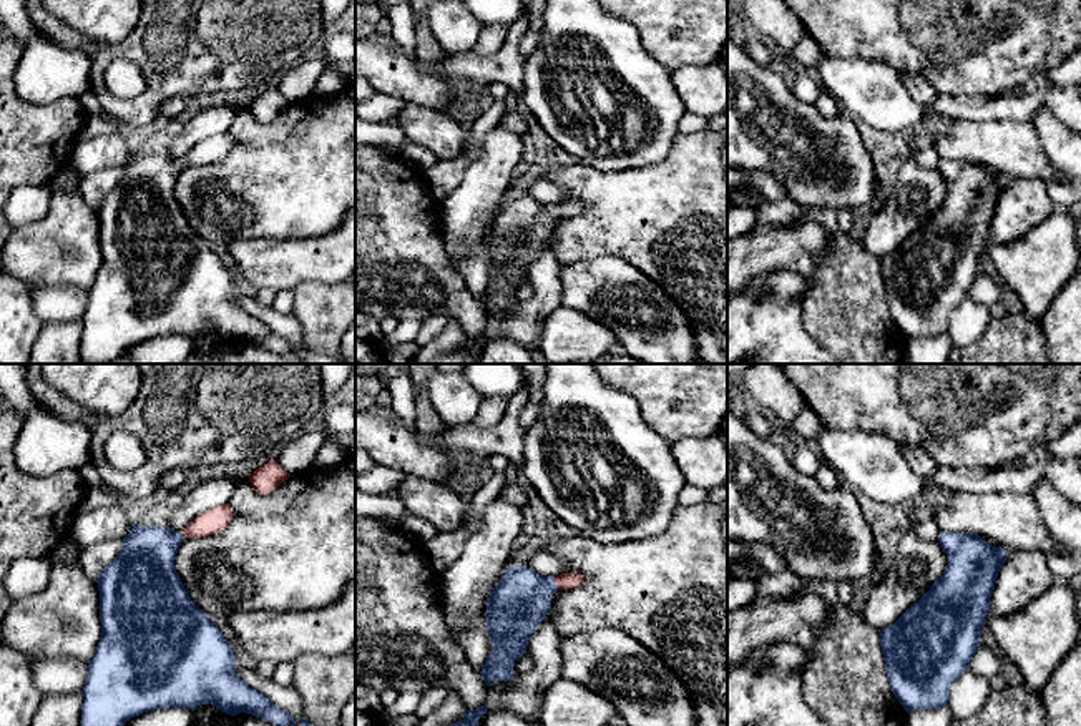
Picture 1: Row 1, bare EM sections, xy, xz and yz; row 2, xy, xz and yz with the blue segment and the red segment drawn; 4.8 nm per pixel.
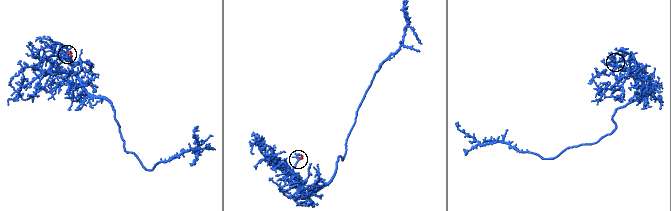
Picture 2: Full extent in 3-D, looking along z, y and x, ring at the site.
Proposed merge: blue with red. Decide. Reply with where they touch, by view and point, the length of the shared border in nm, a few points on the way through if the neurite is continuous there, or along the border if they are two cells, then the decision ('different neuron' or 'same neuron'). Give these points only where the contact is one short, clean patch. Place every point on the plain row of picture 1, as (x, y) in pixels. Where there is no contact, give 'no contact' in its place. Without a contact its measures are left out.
xz (555, 211) | 70 nm | across xz (522, 226), (555, 211), (567, 208) | same neuron

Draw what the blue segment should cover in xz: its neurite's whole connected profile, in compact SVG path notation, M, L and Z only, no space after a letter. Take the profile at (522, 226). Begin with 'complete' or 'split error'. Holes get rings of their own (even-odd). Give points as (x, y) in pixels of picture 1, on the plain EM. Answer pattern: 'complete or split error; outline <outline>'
split error; outline M523 193L510 194L495 213L487 233L487 256L492 281L480 299L487 314L510 309L515 289L526 281L528 269L551 236L558 218L576 216L585 209L580 201L541 204Z

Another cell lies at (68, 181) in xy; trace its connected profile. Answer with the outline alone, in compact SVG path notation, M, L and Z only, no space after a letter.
M66 168L50 184L53 193L80 193L80 181L81 174L78 174L73 168Z

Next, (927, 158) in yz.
M922 148L915 155L917 163L925 169L938 169L942 158L935 148Z

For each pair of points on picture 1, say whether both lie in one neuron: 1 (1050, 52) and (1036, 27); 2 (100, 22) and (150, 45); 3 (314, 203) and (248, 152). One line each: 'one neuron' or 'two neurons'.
1: one neuron
2: two neurons
3: one neuron

